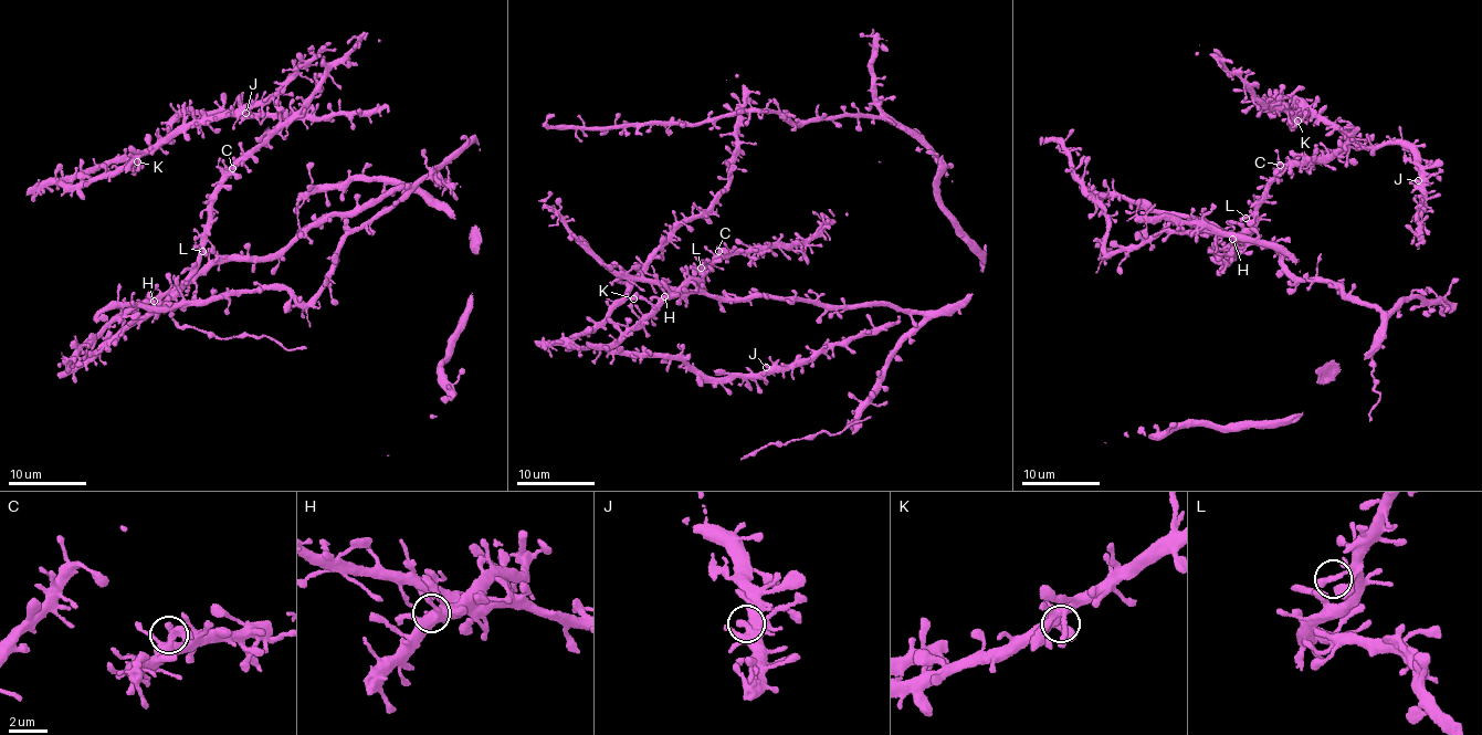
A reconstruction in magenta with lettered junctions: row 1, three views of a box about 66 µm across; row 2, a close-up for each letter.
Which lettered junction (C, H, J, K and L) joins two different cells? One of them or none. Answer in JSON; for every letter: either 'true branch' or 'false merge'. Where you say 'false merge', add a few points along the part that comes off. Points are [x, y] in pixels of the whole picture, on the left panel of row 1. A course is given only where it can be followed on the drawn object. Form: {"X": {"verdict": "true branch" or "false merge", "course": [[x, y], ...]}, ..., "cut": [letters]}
{"C": {"verdict": "true branch"}, "H": {"verdict": "false merge"}, "J": {"verdict": "true branch"}, "K": {"verdict": "true branch"}, "L": {"verdict": "true branch"}, "cut": ["H"]}

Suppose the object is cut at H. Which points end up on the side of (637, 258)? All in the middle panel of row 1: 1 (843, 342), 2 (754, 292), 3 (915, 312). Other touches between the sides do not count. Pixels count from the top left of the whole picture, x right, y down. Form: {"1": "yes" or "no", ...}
{"1": "yes", "2": "no", "3": "no"}

